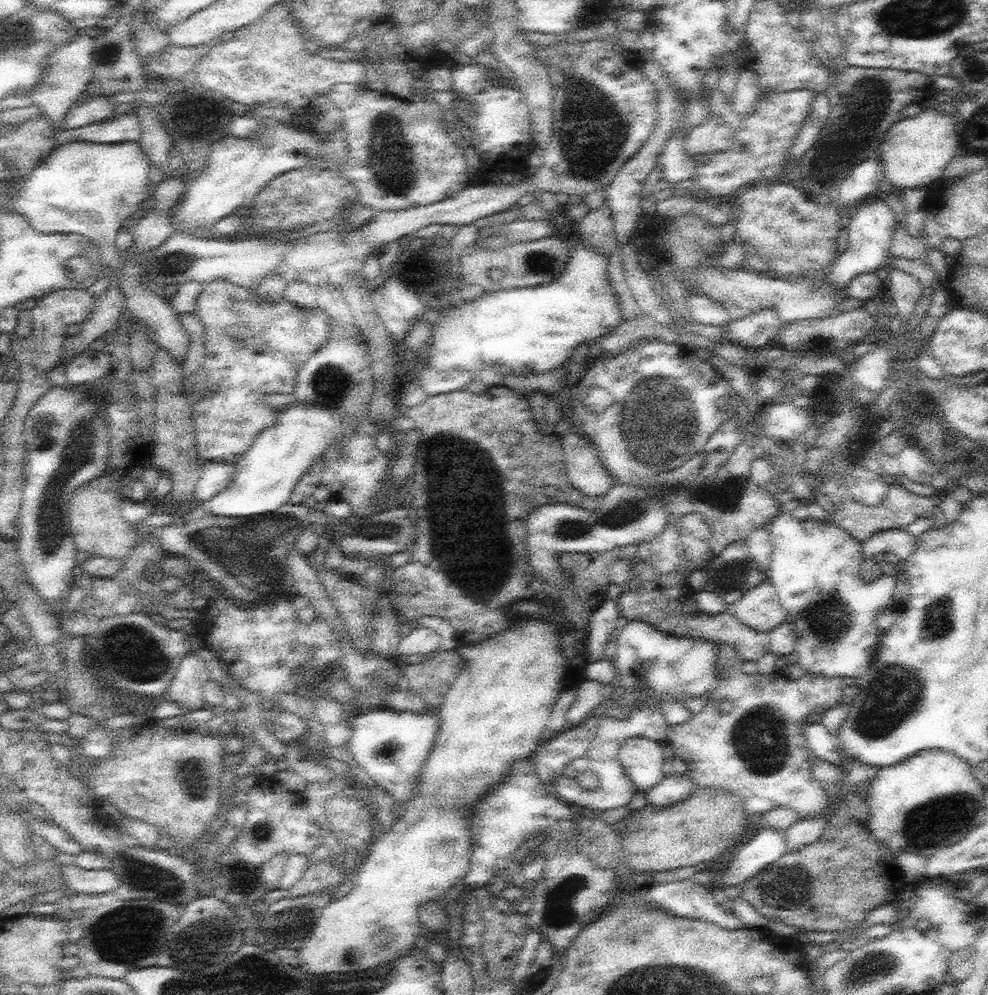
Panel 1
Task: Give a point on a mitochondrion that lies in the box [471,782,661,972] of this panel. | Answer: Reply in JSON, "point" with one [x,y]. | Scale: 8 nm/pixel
{"point":[561,908]}

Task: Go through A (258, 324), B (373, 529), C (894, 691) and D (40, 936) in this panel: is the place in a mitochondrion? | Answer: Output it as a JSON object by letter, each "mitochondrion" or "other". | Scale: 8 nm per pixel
{"A":"other","B":"mitochondrion","C":"mitochondrion","D":"other"}

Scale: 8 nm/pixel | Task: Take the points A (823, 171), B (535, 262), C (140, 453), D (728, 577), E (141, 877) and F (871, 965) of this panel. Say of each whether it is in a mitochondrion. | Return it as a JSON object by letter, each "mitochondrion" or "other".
{"A":"mitochondrion","B":"mitochondrion","C":"other","D":"mitochondrion","E":"mitochondrion","F":"mitochondrion"}

